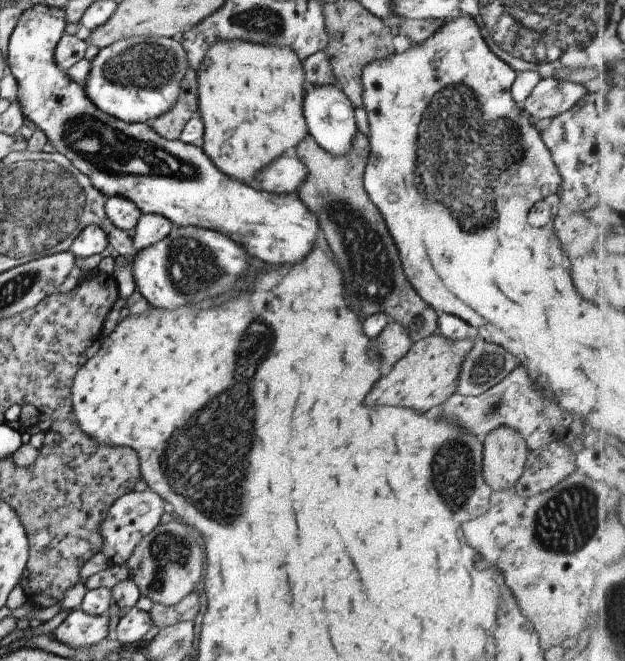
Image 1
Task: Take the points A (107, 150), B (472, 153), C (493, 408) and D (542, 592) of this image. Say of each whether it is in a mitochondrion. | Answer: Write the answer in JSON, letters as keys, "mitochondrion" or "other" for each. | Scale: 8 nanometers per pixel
{"A":"mitochondrion","B":"mitochondrion","C":"mitochondrion","D":"other"}

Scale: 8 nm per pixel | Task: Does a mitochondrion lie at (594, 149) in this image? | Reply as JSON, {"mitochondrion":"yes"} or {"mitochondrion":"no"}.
{"mitochondrion":"no"}

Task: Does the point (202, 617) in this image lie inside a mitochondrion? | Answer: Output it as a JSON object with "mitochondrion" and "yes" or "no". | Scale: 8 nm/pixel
{"mitochondrion":"no"}

